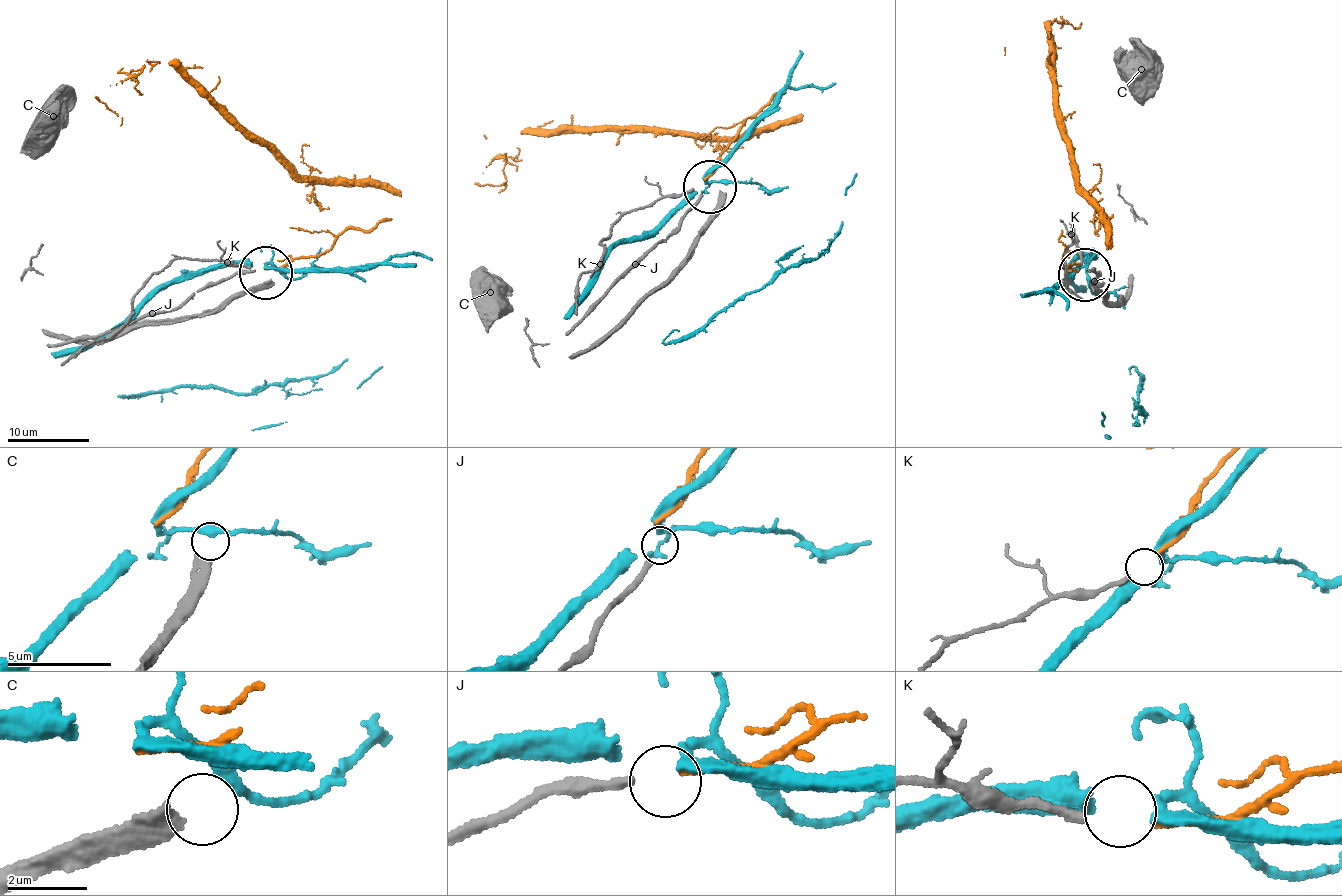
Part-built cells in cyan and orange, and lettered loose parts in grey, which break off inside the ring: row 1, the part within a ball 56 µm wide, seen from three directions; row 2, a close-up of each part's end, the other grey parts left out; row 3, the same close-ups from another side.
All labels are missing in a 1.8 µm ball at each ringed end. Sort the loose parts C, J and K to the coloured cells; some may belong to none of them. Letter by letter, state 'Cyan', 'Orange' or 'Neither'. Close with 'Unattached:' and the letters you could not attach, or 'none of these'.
C: Neither
J: Neither
K: Orange
Unattached: C, J

